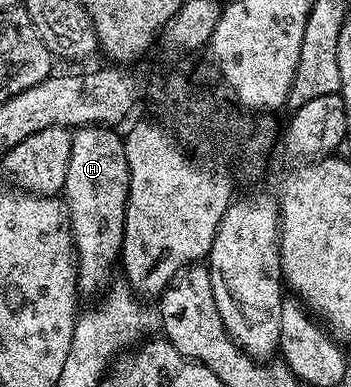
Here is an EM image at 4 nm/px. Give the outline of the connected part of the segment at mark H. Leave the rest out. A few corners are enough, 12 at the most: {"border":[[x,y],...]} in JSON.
{"border":[[71,135],[61,197],[79,291],[98,294],[123,251],[123,137]]}

